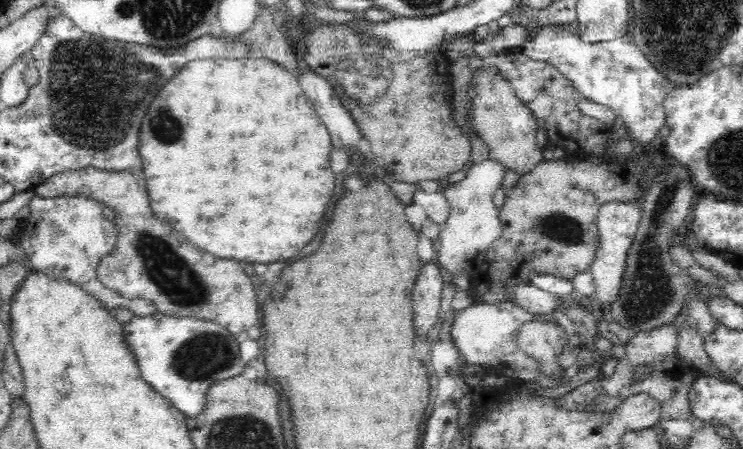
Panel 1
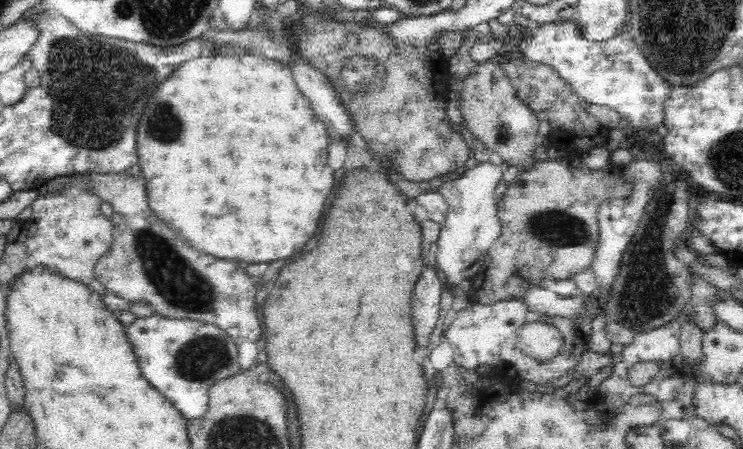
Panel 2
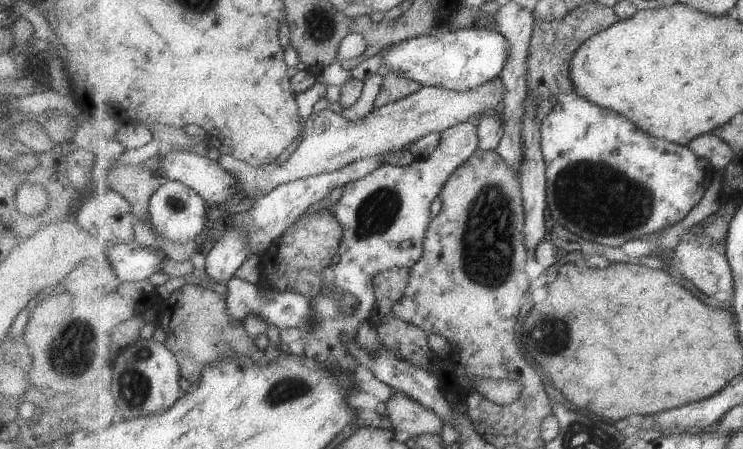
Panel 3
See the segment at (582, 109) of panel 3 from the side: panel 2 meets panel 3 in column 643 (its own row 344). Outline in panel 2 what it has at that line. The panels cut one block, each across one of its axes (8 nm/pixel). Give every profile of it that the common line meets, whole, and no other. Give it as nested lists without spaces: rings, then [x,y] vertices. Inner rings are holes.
[[[153,312],[150,316],[133,320],[133,324],[125,328],[125,337],[132,344],[142,377],[188,421],[200,418],[206,412],[208,390],[216,381],[242,370],[238,363],[237,344],[216,325],[191,318],[164,318]]]

